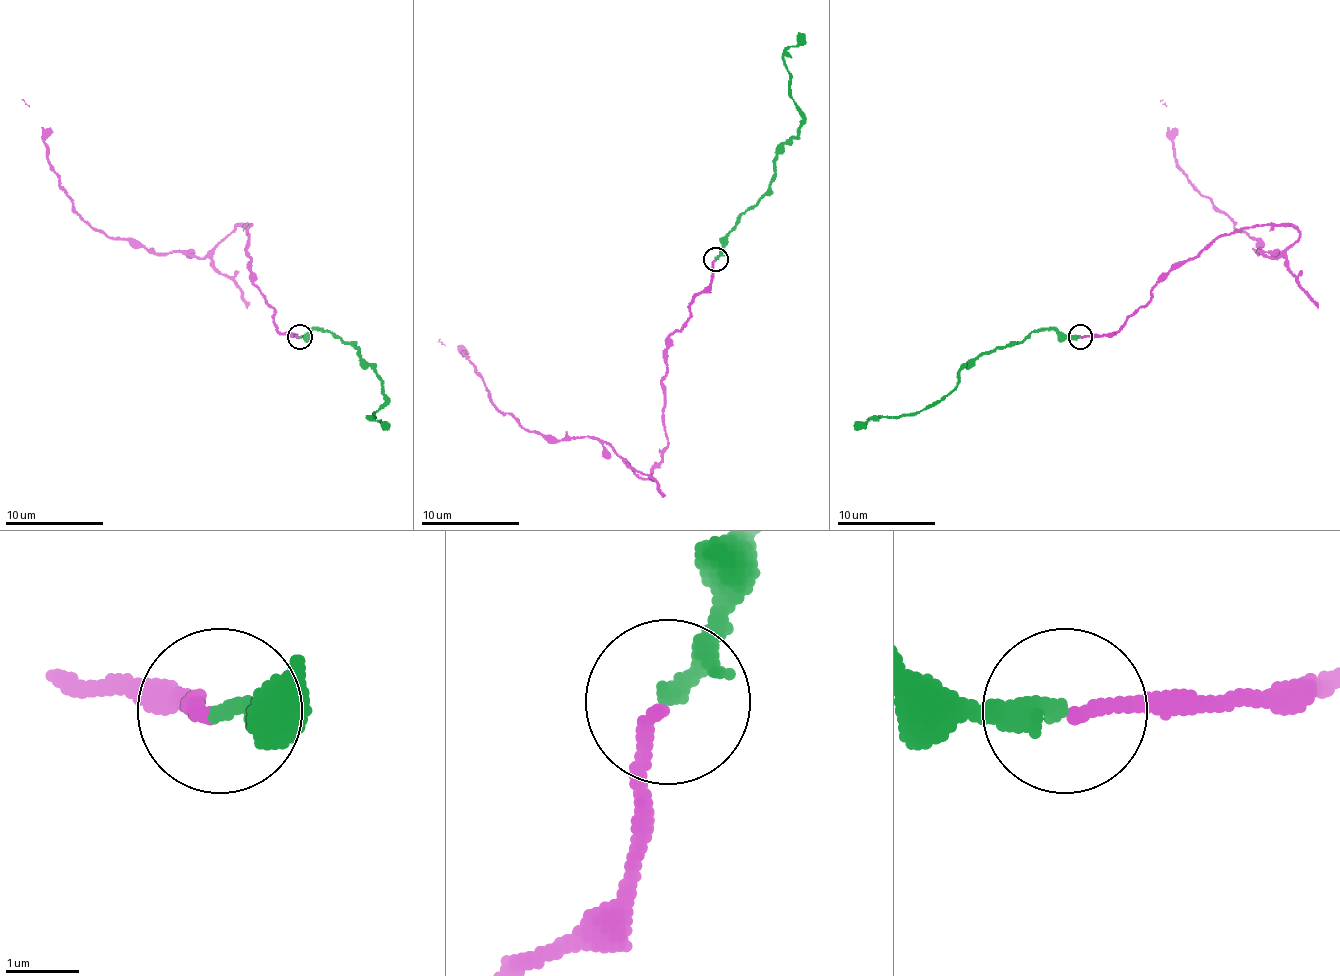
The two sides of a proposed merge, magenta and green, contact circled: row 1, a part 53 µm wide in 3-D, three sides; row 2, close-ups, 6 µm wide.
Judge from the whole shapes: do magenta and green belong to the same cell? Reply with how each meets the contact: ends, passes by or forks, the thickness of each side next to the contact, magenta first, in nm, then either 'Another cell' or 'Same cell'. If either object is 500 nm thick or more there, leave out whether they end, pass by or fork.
At the ring magenta ends. At the ring green ends. Thickness 180 nm (magenta) against 280 nm. Same cell

